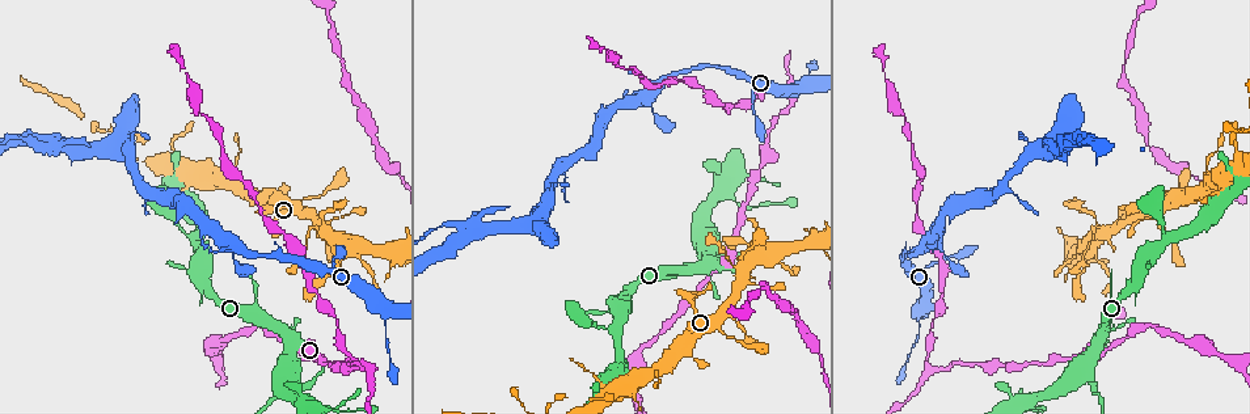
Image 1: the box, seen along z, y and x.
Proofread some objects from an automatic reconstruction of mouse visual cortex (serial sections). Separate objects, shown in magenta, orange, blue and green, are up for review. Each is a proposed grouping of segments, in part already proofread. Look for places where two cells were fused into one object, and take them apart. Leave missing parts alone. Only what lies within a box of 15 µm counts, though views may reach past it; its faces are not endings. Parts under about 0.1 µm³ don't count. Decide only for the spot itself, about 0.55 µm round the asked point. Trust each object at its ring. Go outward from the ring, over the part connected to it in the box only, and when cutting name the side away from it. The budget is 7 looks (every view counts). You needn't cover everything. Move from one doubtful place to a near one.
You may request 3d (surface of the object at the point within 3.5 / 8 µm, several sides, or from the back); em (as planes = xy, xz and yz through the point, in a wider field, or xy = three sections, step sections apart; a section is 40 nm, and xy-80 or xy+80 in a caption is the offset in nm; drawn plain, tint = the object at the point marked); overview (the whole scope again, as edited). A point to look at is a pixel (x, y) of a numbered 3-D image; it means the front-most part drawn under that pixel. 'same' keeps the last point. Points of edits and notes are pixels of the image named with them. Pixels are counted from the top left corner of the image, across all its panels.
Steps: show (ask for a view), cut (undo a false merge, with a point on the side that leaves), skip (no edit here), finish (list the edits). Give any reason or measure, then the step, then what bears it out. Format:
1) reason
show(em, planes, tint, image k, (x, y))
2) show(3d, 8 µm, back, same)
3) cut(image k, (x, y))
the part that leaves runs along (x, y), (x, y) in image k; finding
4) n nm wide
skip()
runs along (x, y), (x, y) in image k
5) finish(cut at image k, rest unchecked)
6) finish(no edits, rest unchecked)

branch point
show(3d, 3.5 µm, image 1, (1101, 341))

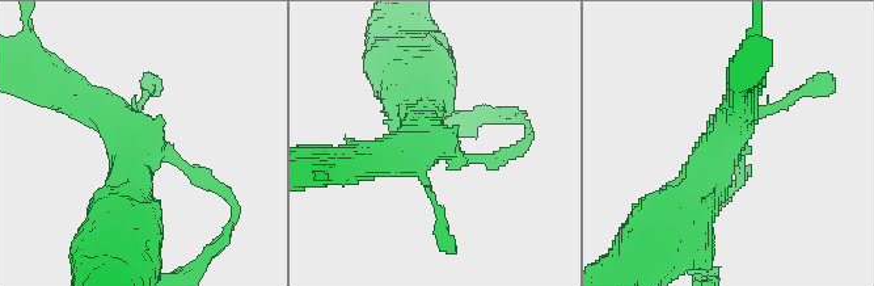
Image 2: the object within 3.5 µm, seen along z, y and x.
skip()
runs along (743, 91), (700, 192), (676, 219) in image 2; one cell here

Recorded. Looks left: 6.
sharp bend
show(3d, 3.5 µm, back, image 1, (369, 370))

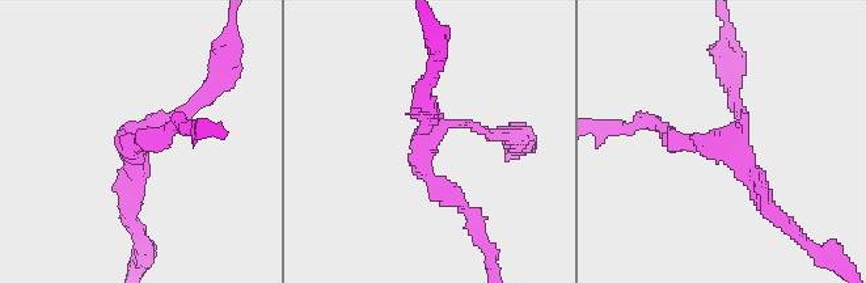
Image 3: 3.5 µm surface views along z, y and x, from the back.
skip()
runs along (670, 135), (734, 148), (734, 96) in image 3; one cell here

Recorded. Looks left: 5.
narrows sharply
show(3d, 8 µm, image 1, (335, 319))

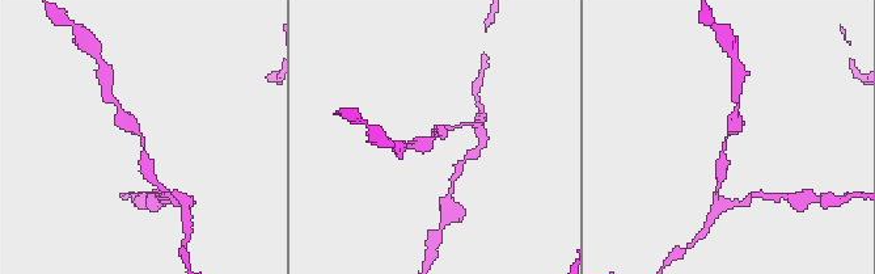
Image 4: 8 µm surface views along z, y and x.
arms of 300, 400 nm; now the EM
show(em, xy, step 3, tint, image 4, (437, 137))

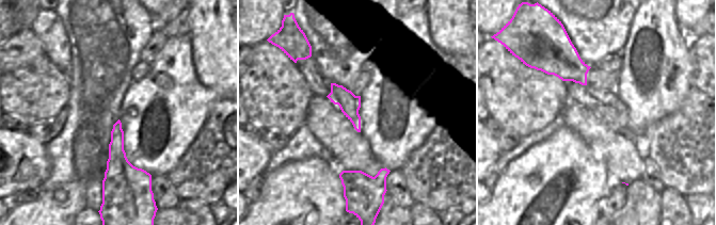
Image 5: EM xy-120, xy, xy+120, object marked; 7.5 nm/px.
skip()
runs along (147, 172), (142, 135), (121, 106) in image 4; one cell here

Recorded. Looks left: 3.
finish(no edits, rest unchecked)

